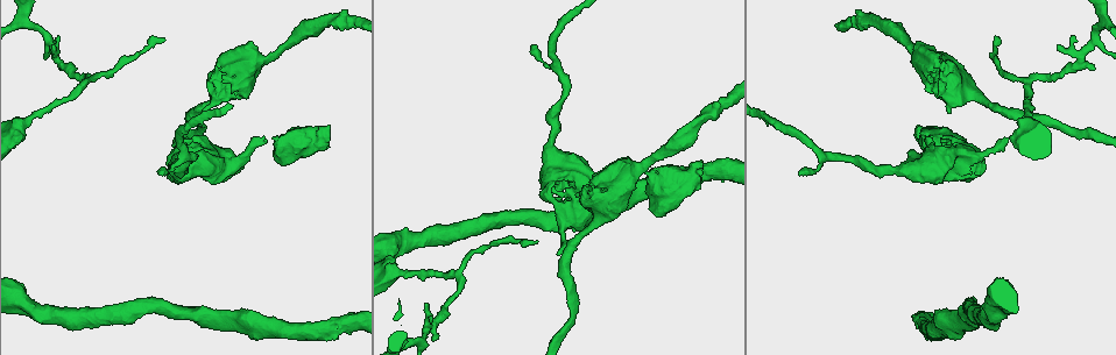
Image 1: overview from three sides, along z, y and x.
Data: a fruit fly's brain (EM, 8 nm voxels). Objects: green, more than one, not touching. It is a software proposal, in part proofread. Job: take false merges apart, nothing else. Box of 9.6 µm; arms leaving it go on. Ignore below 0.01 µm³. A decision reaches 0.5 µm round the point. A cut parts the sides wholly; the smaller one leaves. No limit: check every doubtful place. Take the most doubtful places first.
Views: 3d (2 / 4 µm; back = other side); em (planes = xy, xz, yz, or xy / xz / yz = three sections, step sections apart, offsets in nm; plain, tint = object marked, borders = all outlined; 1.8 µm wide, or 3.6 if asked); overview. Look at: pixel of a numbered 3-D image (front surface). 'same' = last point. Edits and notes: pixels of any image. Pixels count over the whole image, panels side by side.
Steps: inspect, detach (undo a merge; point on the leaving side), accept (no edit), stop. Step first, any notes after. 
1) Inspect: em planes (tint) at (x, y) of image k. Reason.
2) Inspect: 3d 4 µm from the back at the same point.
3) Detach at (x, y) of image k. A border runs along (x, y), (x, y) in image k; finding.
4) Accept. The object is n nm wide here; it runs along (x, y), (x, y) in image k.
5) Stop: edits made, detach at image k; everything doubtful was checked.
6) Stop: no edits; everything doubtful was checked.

Inspect: em xz step 16 (tint) at (930, 163) of image 1. Abrupt turn.

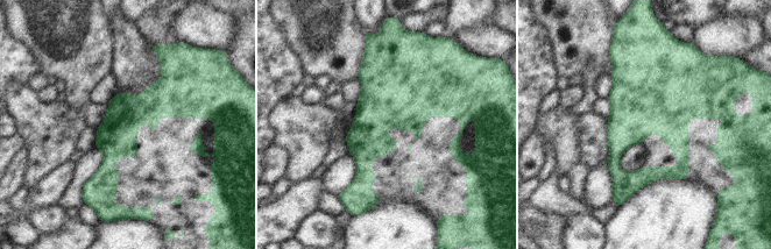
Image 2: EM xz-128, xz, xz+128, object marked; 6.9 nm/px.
Inspect: em planes (tint) at the same point. Cut it another way.

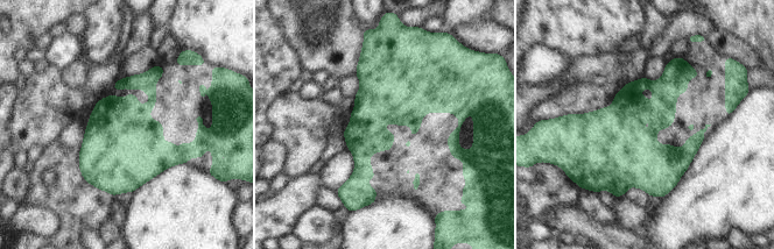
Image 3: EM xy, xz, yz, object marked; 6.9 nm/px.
Accept. All the same neuron.

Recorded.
Inspect: 3d 2 µm at (82, 81) of image 1. Abrupt turn.

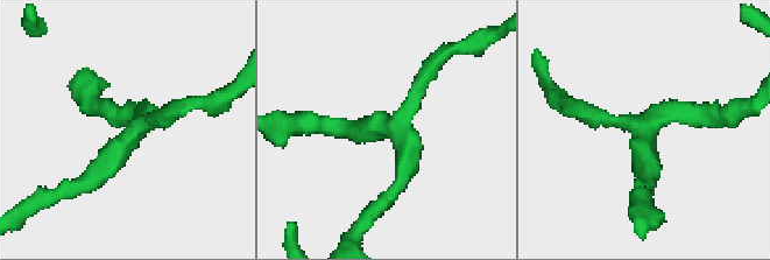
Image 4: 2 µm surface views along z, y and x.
Inspect: em 3.6 µm xy step 16 (tint) at (642, 129) of image 4. 3 arms meet here; shape alone is not enough.

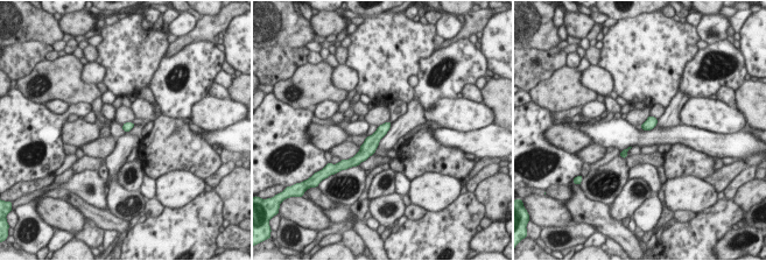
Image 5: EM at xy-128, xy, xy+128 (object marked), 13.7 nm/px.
Inspect: em 3.6 µm planes (tint) at the same point.

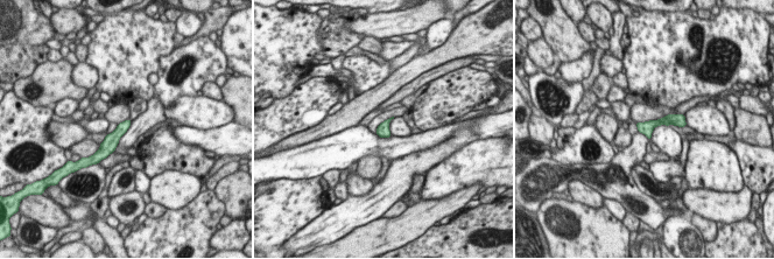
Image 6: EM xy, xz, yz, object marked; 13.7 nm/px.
Accept. The object is 160 nm wide here; continuous, no second neuron.

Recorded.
Inspect: em planes (tint) at (427, 328) of image 1. Abrupt turn.

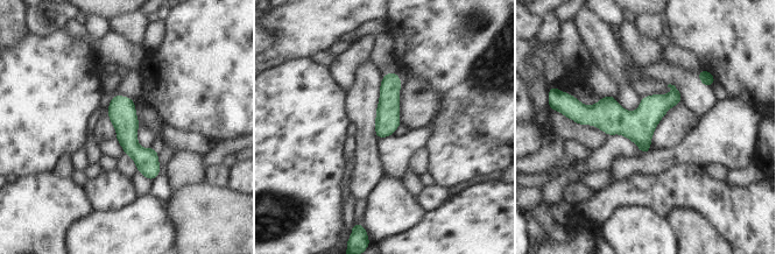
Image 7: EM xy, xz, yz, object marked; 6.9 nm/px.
Accept. It runs along (678, 99), (644, 118), (577, 113) in image 7; one neuron here.

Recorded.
Inspect: em 3.6 µm xy step 16 (tint) at (581, 211) of image 1. Touches itself.

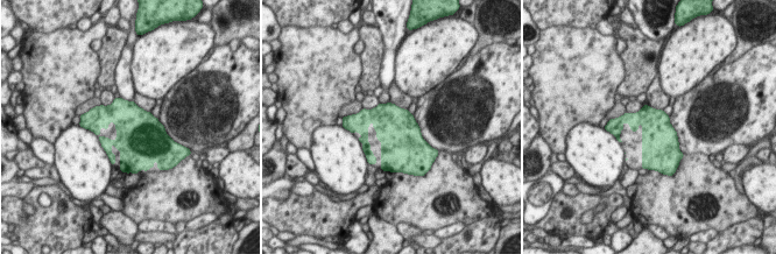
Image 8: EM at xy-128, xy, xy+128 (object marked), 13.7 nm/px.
Accept. One neuron here.

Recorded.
Stop: no edits; everything doubtful was checked.

